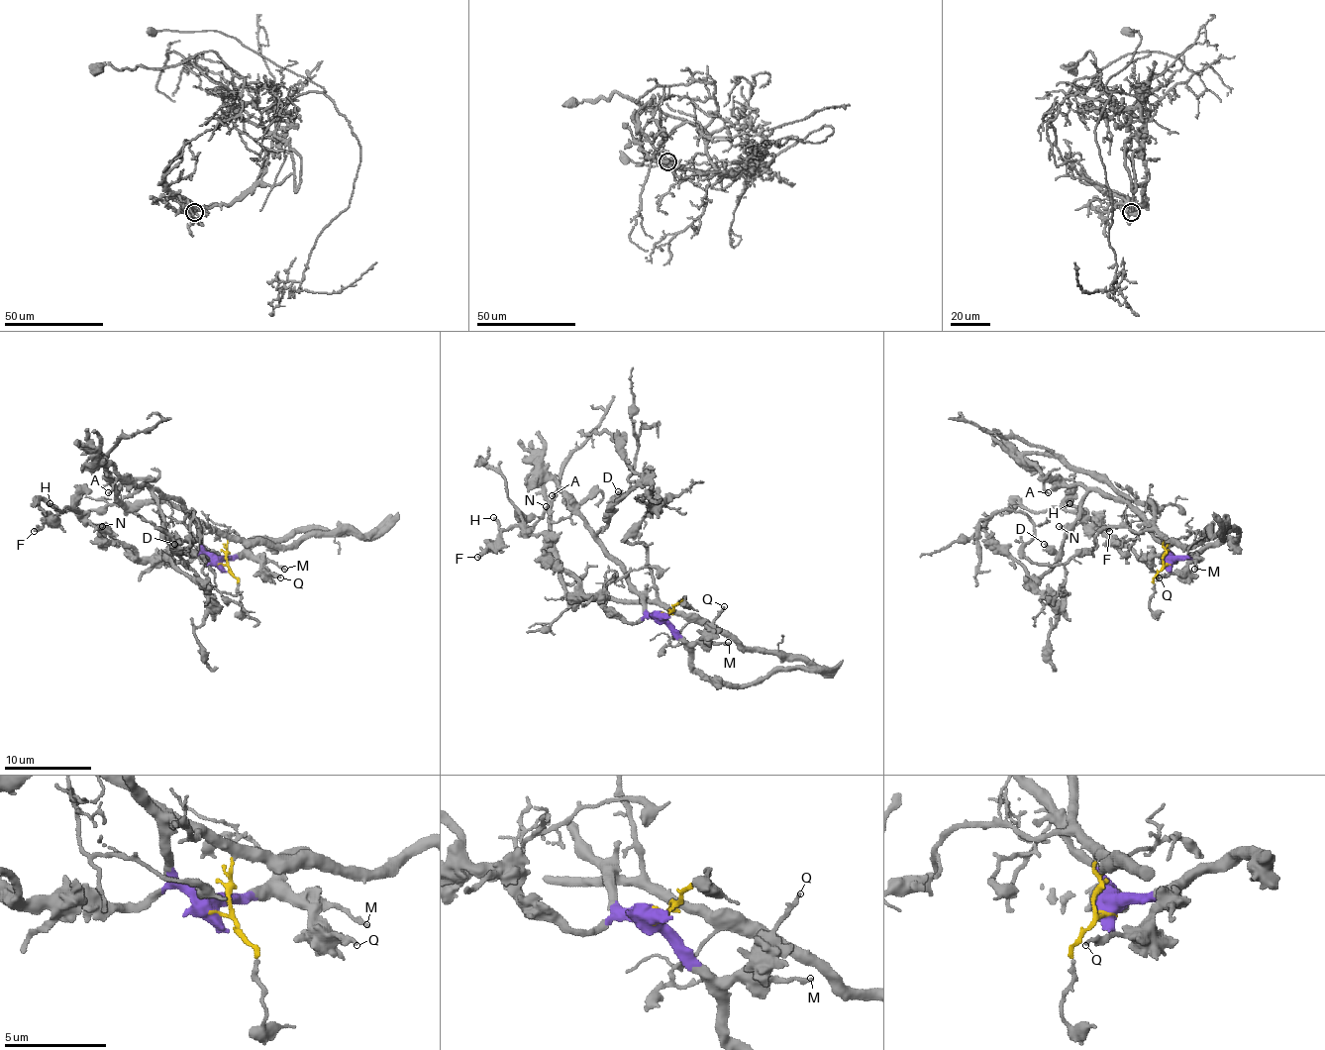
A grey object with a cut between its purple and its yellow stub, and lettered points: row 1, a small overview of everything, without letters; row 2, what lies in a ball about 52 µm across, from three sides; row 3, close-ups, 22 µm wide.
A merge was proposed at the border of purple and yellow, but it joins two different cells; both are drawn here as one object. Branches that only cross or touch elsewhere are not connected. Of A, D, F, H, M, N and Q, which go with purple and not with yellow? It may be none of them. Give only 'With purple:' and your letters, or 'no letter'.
With purple: A, D, F, H, M, N, Q

